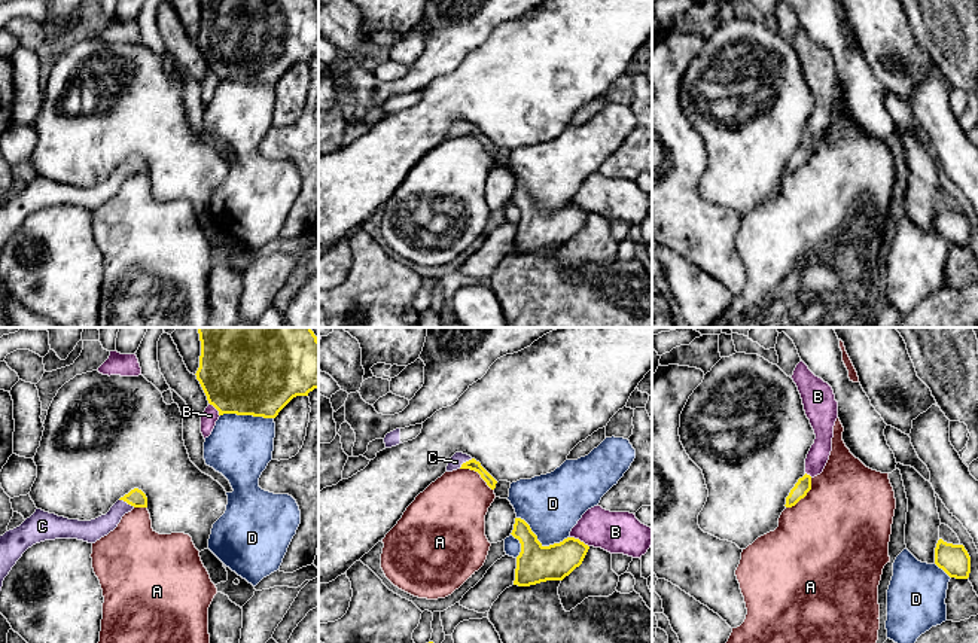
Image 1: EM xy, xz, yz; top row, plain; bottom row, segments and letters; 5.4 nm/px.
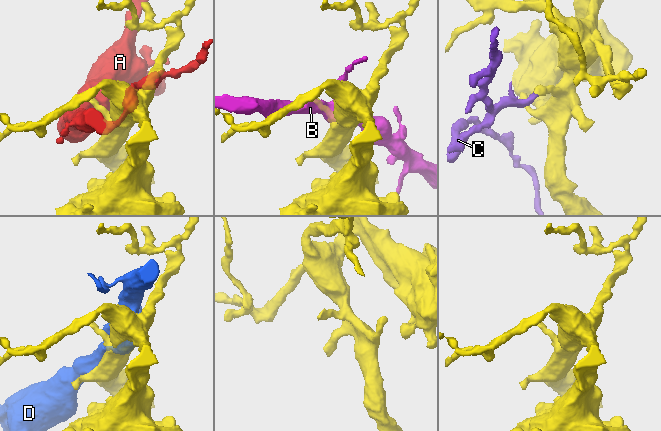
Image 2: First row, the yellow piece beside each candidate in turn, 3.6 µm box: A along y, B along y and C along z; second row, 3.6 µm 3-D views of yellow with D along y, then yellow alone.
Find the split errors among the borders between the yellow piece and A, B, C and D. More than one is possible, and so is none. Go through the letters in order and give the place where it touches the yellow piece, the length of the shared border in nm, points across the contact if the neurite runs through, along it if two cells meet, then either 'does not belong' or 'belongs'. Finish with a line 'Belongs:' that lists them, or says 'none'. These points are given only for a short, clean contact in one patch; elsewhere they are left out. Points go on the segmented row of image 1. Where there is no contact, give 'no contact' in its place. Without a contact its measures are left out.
A: meets yellow in yz at (804, 496); contact 220 nm long; does not belong
B: meets yellow in xz at (579, 541); contact 120 nm long; does not belong
C: meets yellow in xy at (127, 502); contact 100 nm long; runs through xy (136, 497), (127, 502), (104, 524), (93, 530); belongs
D: meets yellow in xz at (539, 542); contact 300 nm long; does not belong
Belongs: C

